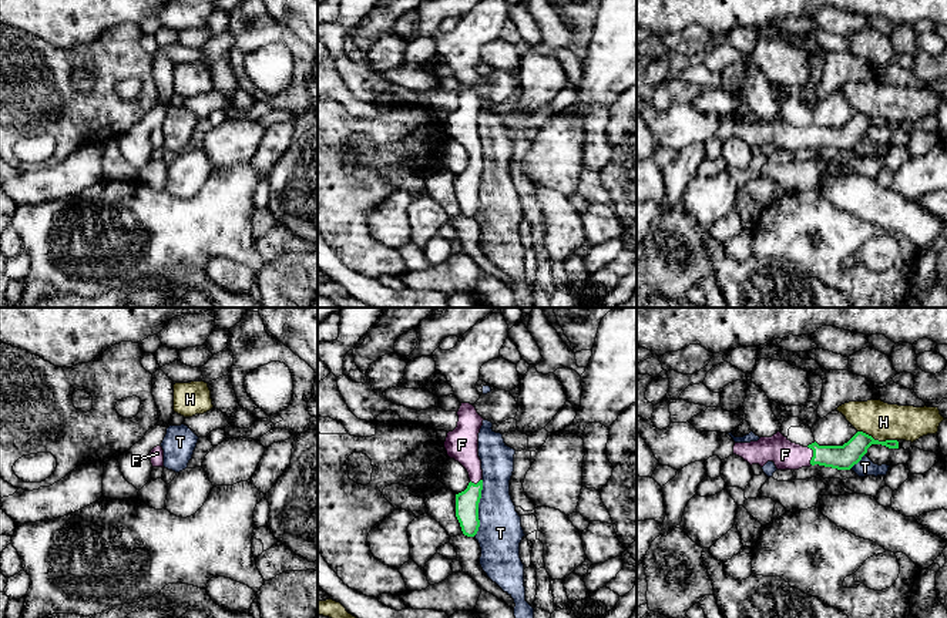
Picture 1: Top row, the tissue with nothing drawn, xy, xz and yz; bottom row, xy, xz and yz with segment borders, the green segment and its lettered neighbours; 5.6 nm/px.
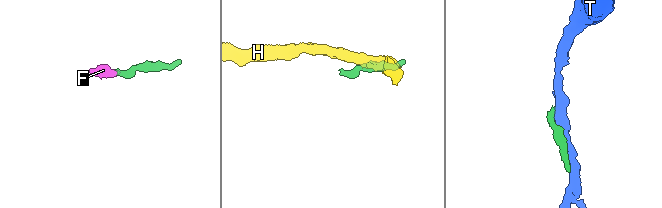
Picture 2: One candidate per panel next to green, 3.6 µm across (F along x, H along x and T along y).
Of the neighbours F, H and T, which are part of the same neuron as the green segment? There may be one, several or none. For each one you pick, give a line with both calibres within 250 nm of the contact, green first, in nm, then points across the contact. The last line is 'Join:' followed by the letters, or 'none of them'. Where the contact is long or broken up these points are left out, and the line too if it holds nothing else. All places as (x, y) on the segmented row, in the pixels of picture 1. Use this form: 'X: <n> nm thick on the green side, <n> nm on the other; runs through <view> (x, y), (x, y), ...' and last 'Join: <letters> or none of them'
F: 140 nm thick on the green side, 160 nm on the other; runs through yz (843, 457), (813, 456), (785, 454)
Join: F

